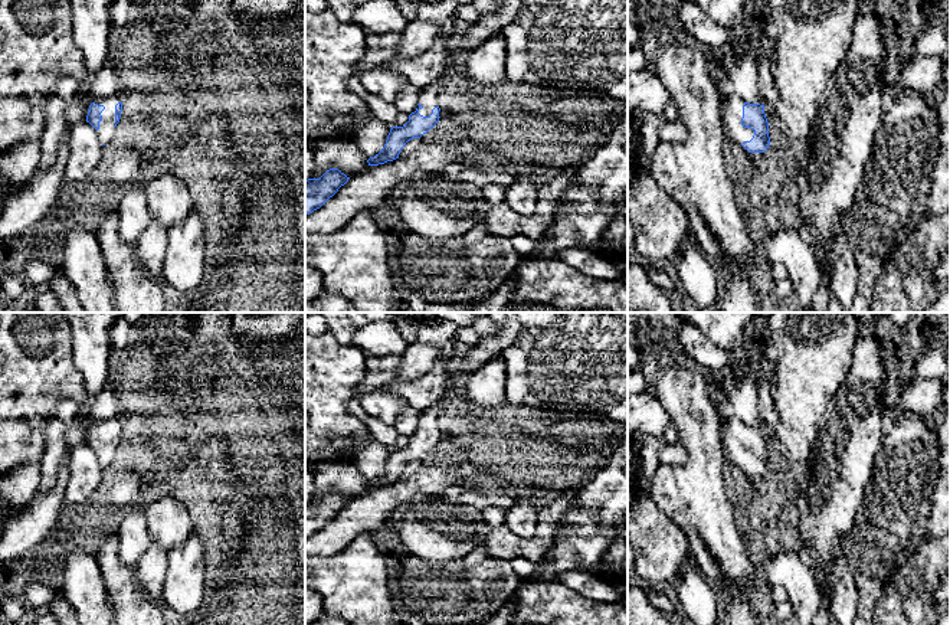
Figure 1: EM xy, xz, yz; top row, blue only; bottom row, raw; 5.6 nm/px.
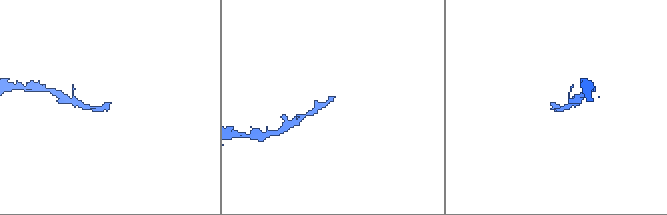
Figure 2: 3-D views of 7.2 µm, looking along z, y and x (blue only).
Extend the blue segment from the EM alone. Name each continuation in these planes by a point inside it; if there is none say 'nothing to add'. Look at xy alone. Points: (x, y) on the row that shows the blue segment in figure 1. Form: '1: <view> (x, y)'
1: xy (107, 130)

